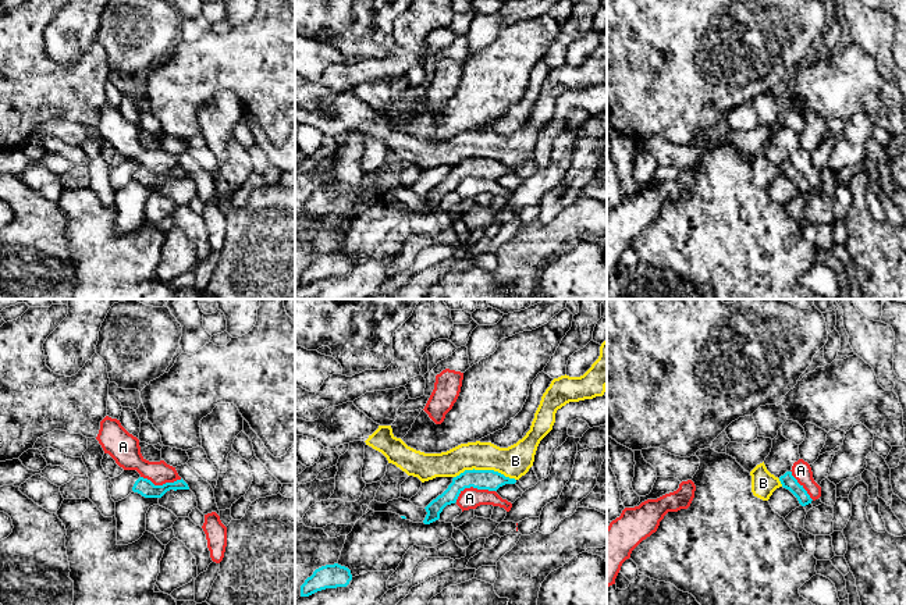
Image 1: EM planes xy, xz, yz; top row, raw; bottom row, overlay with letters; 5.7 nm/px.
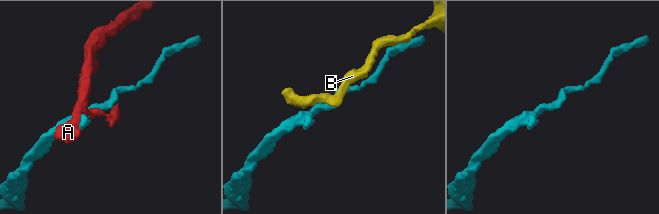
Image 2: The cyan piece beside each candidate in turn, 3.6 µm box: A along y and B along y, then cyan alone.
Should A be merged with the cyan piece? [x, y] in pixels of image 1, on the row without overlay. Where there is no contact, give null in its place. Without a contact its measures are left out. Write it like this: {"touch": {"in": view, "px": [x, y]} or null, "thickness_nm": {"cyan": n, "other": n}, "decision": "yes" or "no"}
{"touch": {"in": "xz", "px": [473, 175]}, "thickness_nm": {"cyan": 120, "other": 120}, "decision": "no"}

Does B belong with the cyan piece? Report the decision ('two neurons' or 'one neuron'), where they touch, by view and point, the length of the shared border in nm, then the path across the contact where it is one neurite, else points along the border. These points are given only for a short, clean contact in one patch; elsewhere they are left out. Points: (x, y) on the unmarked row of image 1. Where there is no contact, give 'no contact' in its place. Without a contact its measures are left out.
two neurons; meets cyan in xz at (485, 159); contact 360 nm long; border along xz (454, 164), (465, 159), (493, 157), (515, 168)

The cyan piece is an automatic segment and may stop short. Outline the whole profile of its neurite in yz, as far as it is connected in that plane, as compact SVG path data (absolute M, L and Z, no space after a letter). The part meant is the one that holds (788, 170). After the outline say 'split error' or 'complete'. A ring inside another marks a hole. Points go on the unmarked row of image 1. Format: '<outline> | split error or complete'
M786 160L779 166L779 170L784 177L789 178L799 189L802 195L811 192L811 186L807 179L797 171L797 168L792 164L792 160Z | complete

